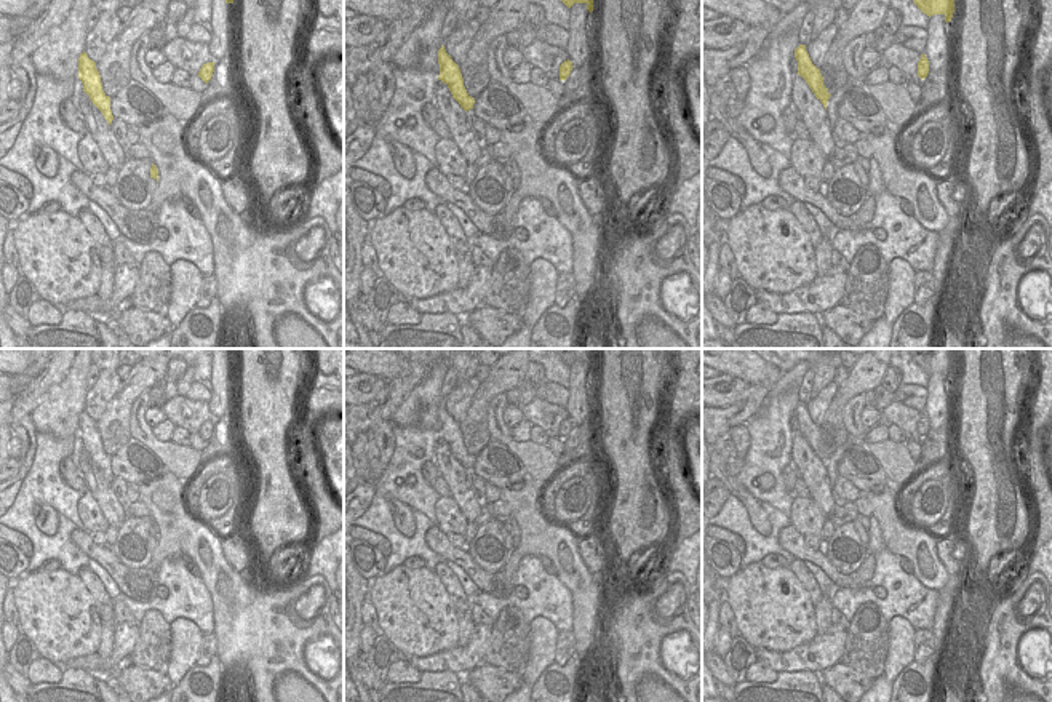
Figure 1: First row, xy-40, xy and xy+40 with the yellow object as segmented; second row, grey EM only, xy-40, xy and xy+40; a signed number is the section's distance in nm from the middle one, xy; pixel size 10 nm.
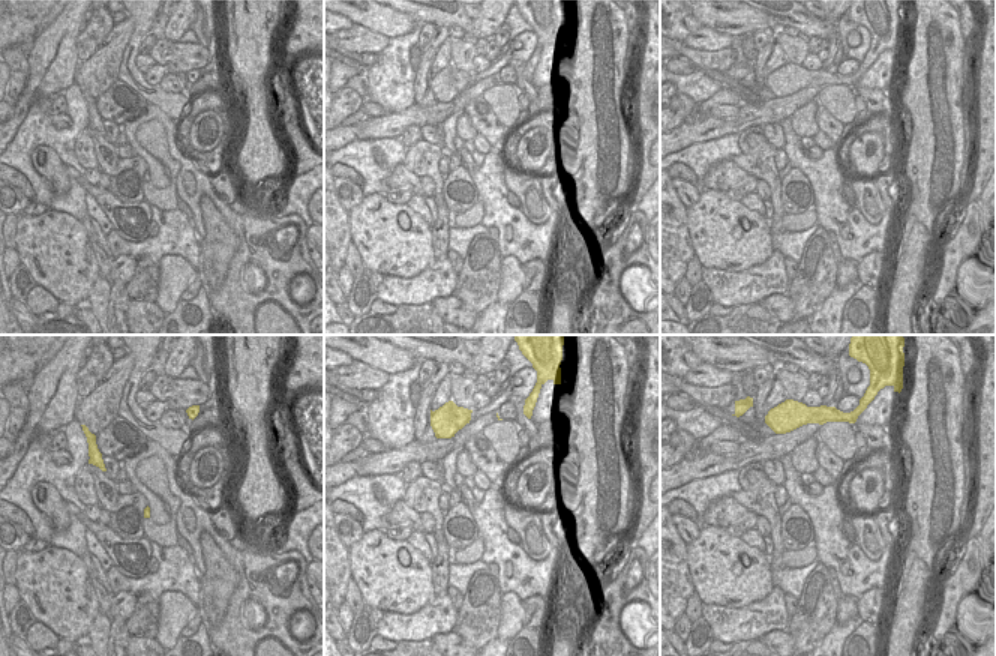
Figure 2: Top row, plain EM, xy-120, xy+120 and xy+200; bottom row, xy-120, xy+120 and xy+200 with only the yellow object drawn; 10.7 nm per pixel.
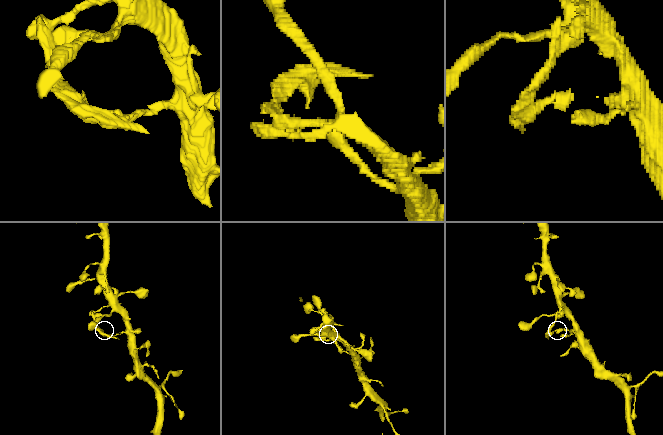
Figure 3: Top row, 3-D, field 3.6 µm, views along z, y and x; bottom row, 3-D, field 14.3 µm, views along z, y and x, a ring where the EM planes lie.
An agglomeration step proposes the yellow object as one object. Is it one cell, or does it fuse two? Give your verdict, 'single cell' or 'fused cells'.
fused cells

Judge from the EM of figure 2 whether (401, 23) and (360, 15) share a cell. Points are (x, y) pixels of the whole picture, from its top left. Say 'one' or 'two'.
one

